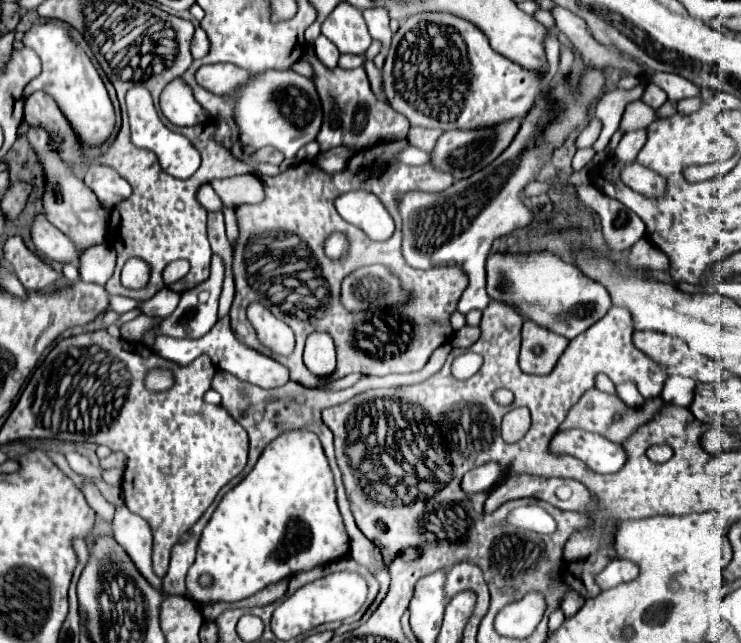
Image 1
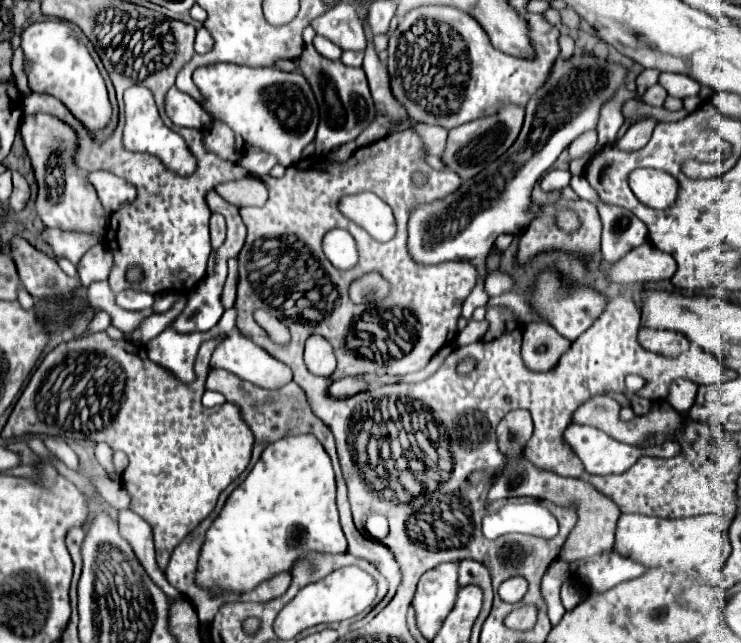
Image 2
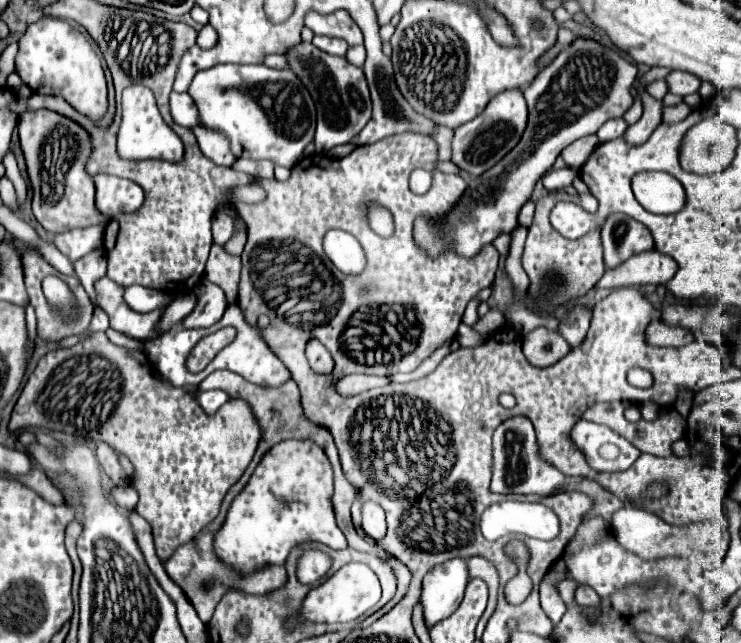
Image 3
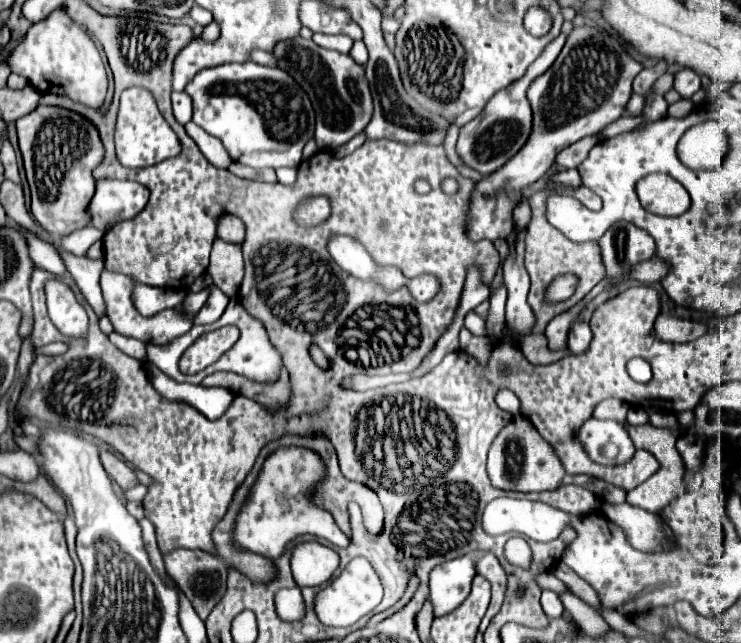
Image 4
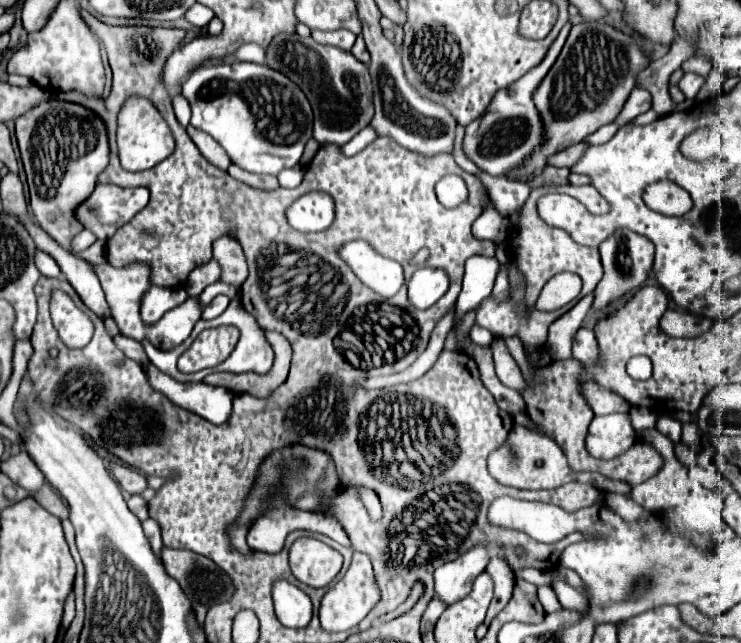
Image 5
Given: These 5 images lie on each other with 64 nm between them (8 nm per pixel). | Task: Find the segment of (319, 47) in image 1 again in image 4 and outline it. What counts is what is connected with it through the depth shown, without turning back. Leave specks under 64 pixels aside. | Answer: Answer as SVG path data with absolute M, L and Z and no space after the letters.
M314 34L312 38L318 46L328 48L328 50L336 50L342 54L348 54L352 48L352 40L348 36L324 36L324 34Z

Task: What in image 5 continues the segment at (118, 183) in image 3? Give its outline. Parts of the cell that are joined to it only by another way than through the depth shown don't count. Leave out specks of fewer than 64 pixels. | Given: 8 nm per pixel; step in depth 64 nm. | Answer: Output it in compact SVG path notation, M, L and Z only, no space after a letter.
M96 184L96 190L84 204L80 204L76 216L84 228L106 242L122 224L132 220L146 202L146 188L112 188L110 184Z

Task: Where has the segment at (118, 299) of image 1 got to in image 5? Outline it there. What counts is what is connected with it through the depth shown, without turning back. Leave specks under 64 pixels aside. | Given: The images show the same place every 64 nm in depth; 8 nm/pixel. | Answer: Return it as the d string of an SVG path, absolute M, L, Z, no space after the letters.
M152 286L144 292L142 300L140 300L140 314L142 320L152 324L156 320L160 320L160 316L164 312L168 312L174 306L180 306L184 300L188 298L184 288L160 288L160 286Z

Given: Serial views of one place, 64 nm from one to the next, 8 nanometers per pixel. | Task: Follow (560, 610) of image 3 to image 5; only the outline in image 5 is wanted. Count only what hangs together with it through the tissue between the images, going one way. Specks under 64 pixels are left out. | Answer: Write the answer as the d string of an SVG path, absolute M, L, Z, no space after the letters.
M540 586L538 588L538 598L540 598L540 602L542 602L542 606L544 606L544 610L548 614L562 608L560 602L558 602L558 598L556 598L556 592L550 586Z

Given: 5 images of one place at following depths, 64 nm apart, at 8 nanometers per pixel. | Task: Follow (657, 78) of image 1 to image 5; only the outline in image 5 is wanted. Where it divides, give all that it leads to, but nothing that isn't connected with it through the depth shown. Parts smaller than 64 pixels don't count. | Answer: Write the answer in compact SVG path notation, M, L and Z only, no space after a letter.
M688 72L688 74L684 74L684 76L680 78L678 88L684 92L684 96L686 96L688 100L694 100L694 98L696 98L696 94L698 94L698 90L702 88L702 84L704 84L704 82L706 82L706 78L704 78L704 76L698 76L698 74Z

